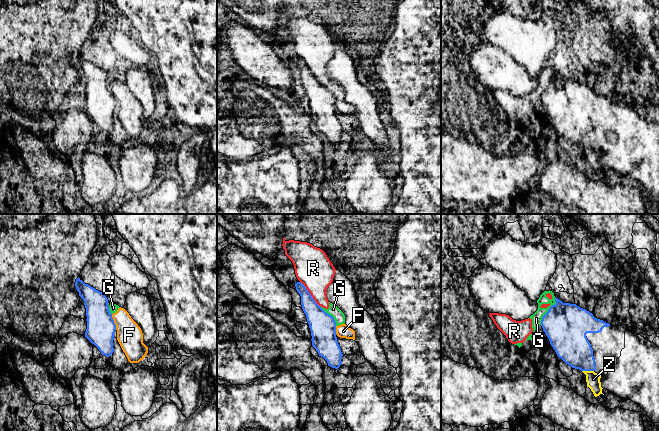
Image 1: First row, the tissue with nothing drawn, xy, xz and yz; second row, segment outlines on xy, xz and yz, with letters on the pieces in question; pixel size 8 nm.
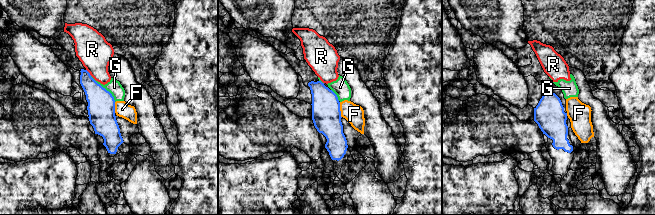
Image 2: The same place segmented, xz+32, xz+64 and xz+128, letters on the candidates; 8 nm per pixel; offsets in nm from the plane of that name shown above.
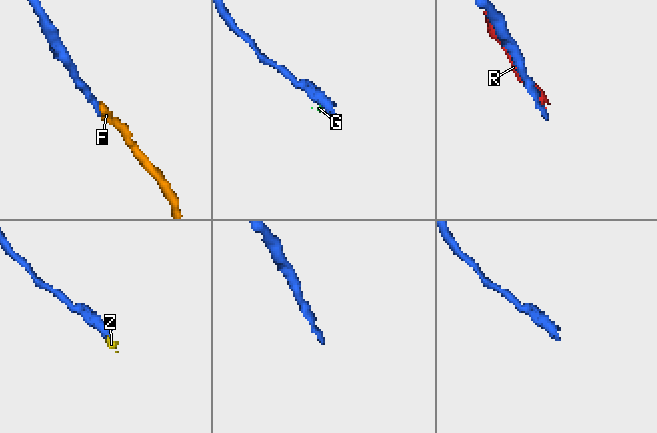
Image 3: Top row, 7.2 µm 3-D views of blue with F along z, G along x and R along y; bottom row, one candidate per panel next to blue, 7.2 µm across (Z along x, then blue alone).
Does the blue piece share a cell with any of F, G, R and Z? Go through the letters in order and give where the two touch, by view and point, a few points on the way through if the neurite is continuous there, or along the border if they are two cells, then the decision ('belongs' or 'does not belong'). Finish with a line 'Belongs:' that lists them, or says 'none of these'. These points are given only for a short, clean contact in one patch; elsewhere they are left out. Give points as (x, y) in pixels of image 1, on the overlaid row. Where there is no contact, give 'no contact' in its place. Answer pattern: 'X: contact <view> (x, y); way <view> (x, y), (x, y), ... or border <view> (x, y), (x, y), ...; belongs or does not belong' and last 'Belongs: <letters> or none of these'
F: contact xy (113, 322); border xy (111, 314), (116, 329); does not belong
G: contact yz (548, 310); does not belong
R: contact xz (310, 294); does not belong
Z: contact yz (588, 370); border yz (582, 370), (593, 371); does not belong
Belongs: none of these

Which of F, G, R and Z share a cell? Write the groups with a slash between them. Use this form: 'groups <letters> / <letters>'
groups F G R / Z

